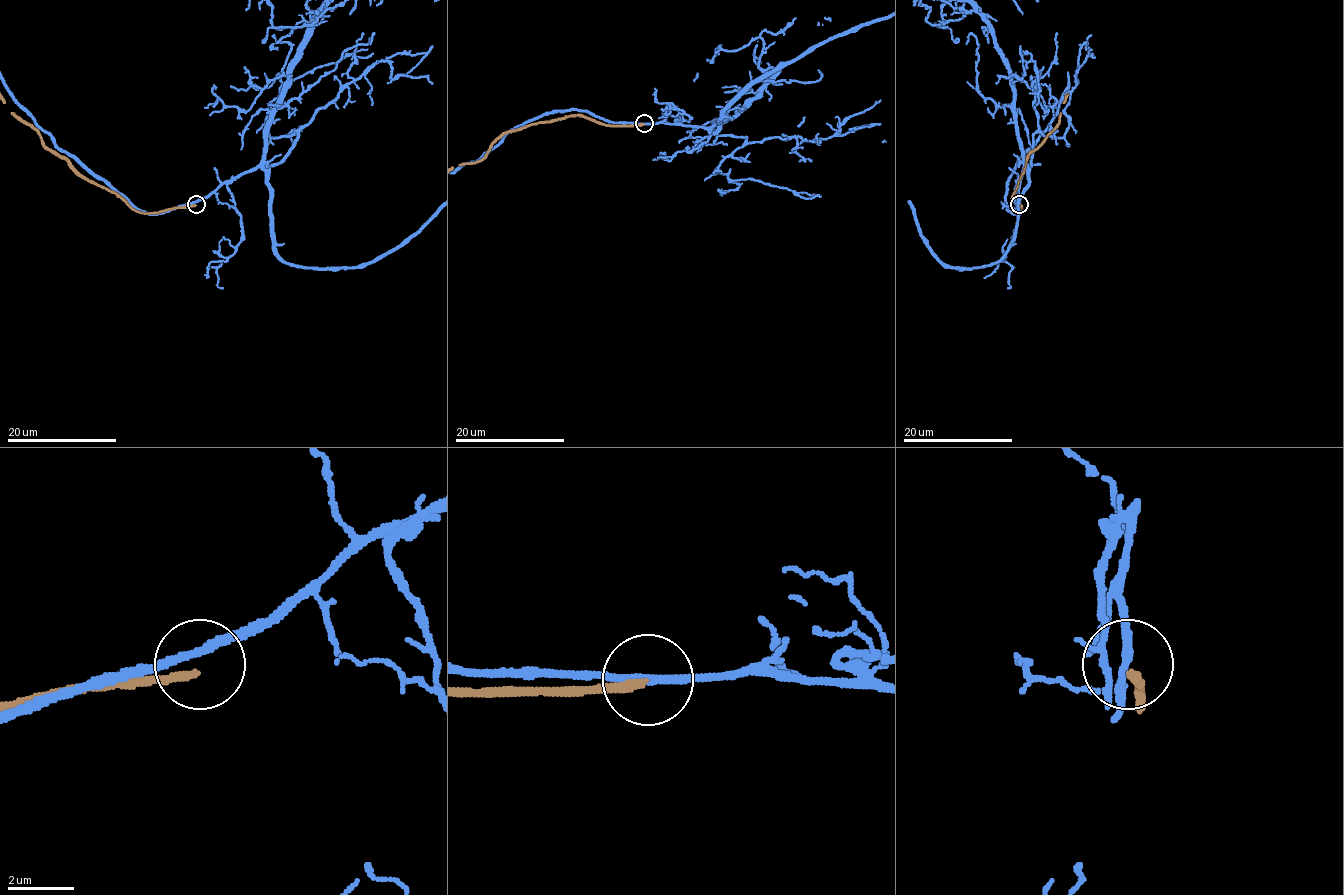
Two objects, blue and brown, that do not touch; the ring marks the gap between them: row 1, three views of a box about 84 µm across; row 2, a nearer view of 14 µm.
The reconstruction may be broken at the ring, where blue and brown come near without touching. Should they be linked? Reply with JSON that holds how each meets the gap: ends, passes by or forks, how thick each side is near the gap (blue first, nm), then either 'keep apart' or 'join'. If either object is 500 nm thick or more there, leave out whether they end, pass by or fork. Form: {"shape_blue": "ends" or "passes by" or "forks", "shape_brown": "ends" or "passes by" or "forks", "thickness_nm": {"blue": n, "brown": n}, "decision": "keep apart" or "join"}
{"shape_blue": "passes by", "shape_brown": "ends", "thickness_nm": {"blue": 240, "brown": 240}, "decision": "keep apart"}

